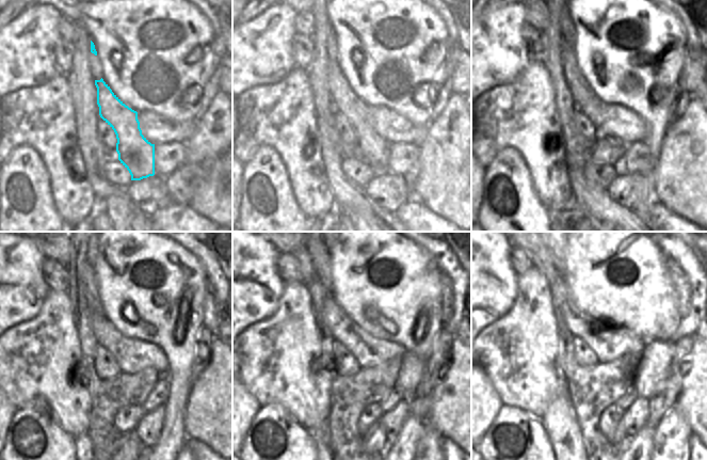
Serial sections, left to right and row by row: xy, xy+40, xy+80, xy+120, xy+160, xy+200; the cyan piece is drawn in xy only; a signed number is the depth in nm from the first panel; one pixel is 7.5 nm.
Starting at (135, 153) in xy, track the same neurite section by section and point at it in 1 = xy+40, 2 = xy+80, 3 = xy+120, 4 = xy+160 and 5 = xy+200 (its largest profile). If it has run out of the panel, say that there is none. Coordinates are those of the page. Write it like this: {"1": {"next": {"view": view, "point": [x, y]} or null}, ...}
{"1": {"next": {"view": "xy+40", "point": [374, 151]}}, "2": {"next": {"view": "xy+80", "point": [581, 92]}}, "3": {"next": {"view": "xy+120", "point": [91, 292]}}, "4": {"next": {"view": "xy+160", "point": [319, 253]}}, "5": {"next": {"view": "xy+200", "point": [557, 253]}}}

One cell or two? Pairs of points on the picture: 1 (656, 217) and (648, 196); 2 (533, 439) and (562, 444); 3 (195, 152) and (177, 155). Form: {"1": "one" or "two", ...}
{"1": "two", "2": "two", "3": "two"}

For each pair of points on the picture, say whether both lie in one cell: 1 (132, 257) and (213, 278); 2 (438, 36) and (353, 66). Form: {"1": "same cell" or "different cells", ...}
{"1": "different cells", "2": "same cell"}

